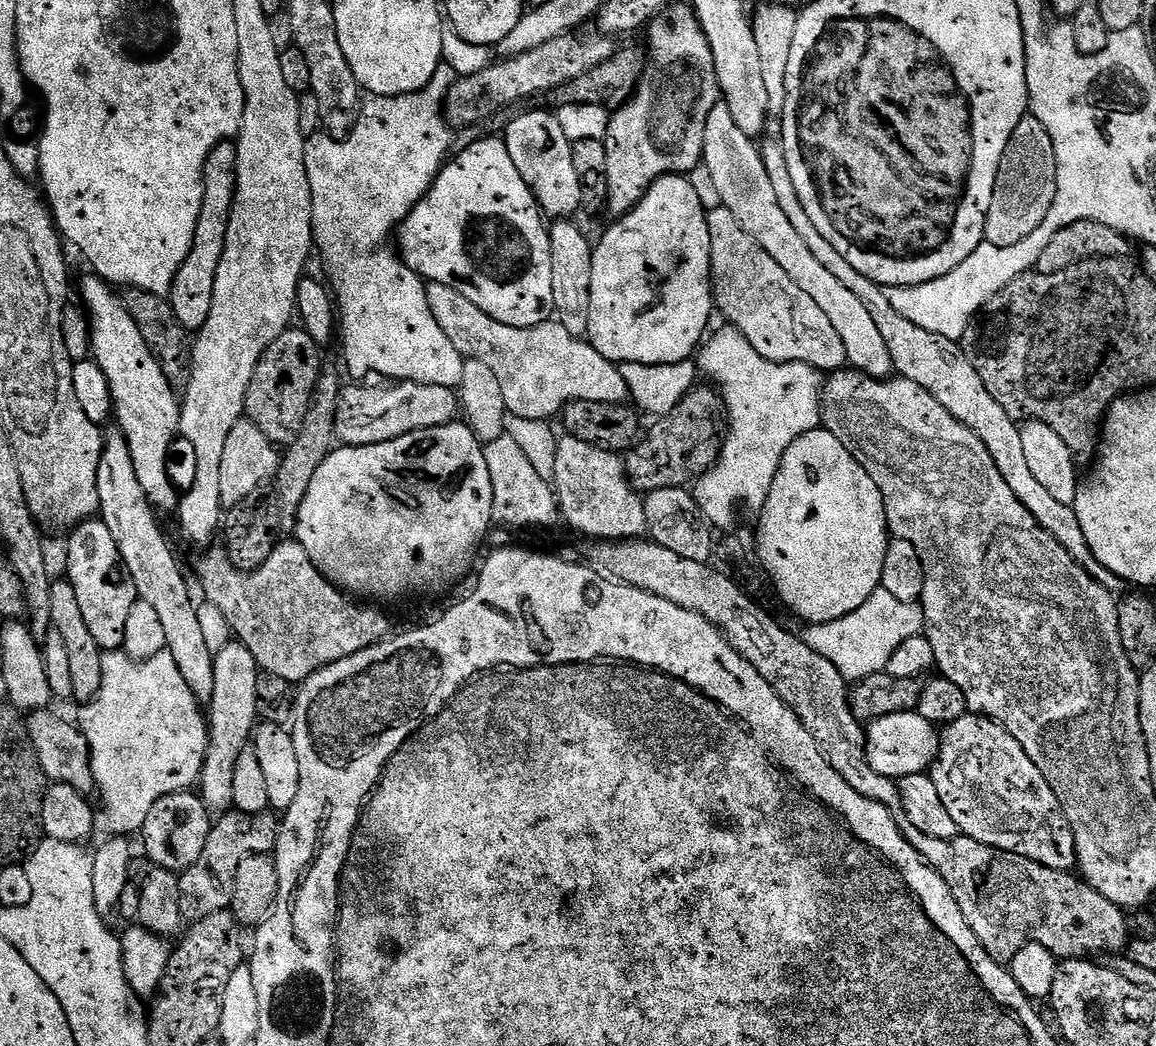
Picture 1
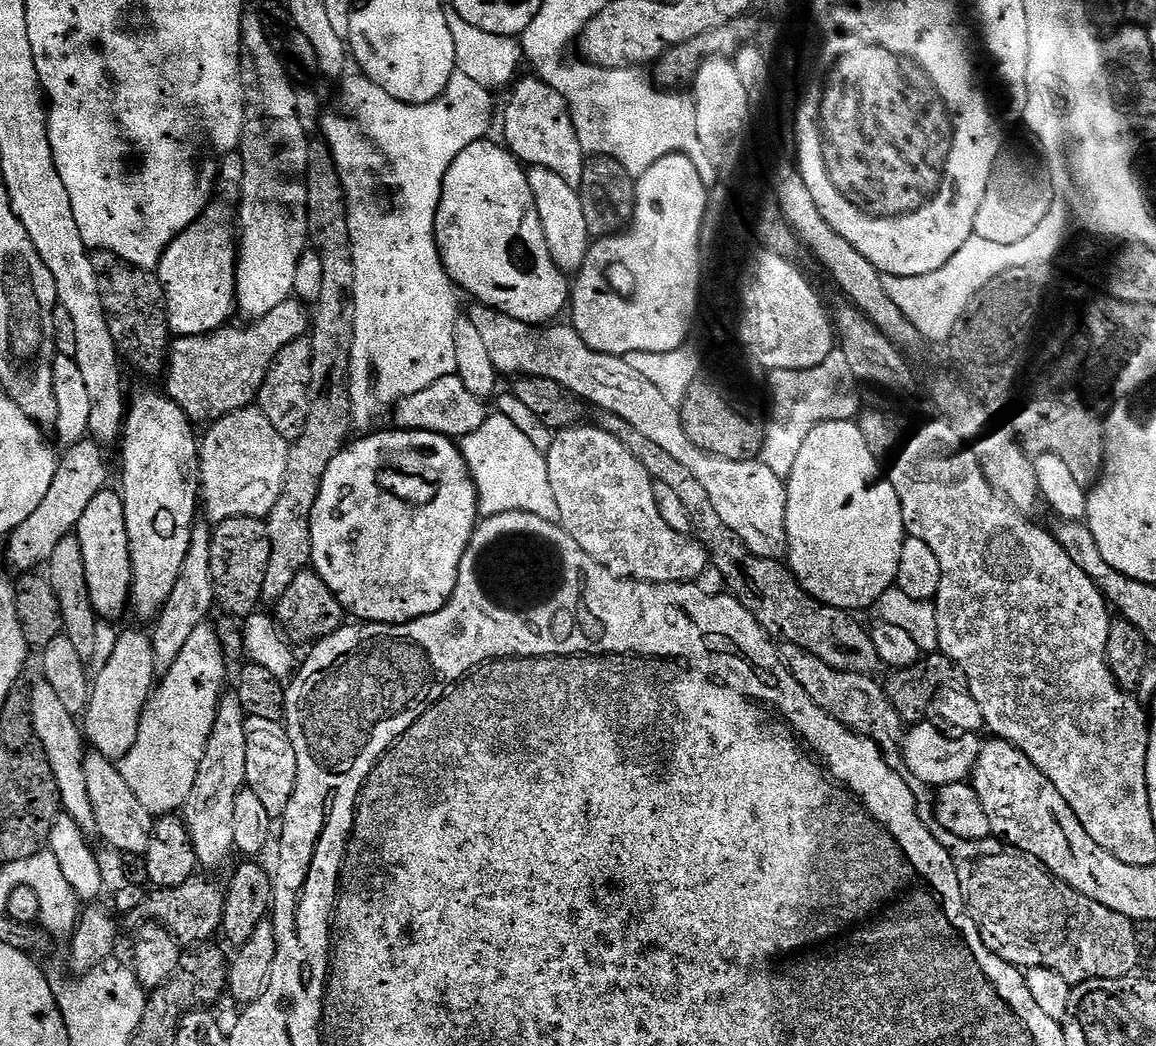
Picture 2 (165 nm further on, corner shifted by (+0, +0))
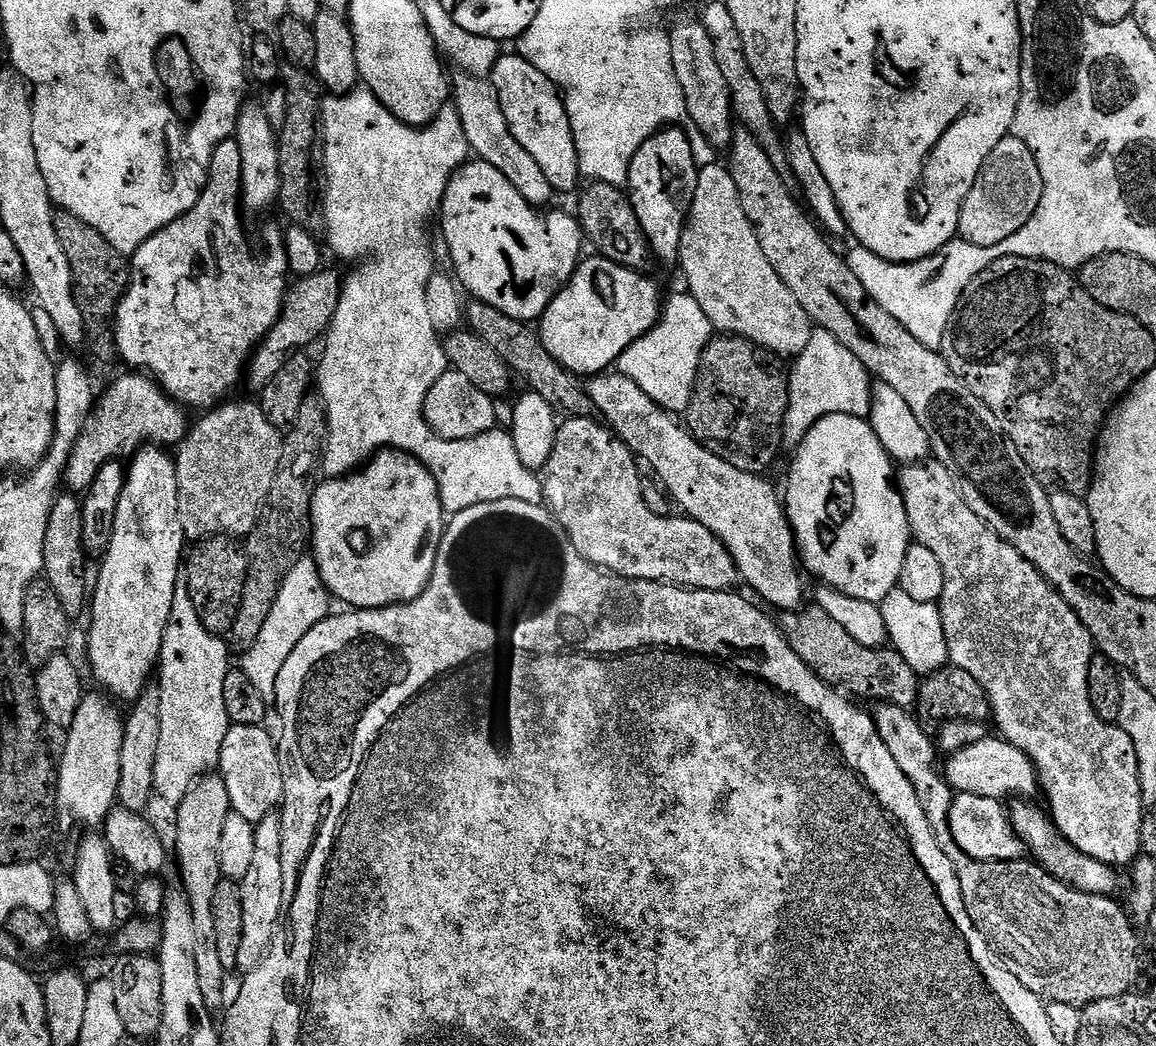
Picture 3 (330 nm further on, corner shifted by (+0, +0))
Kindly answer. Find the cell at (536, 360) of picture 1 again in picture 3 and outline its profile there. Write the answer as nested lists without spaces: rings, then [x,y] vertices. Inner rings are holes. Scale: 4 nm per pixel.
[[[597,374],[591,377],[590,391],[597,409],[604,411],[607,421],[616,430],[622,430],[624,440],[636,453],[637,457],[652,463],[652,468],[664,479],[666,487],[672,491],[672,496],[684,507],[683,513],[689,518],[698,521],[715,533],[725,546],[731,550],[731,556],[736,562],[737,575],[755,588],[768,602],[784,610],[797,611],[804,600],[804,576],[795,542],[795,532],[788,521],[786,504],[776,493],[776,488],[770,481],[764,480],[763,475],[753,475],[745,472],[739,464],[723,455],[715,456],[711,447],[703,448],[682,425],[673,413],[667,412],[658,402],[652,400],[646,390],[638,382],[628,376],[619,374]]]

